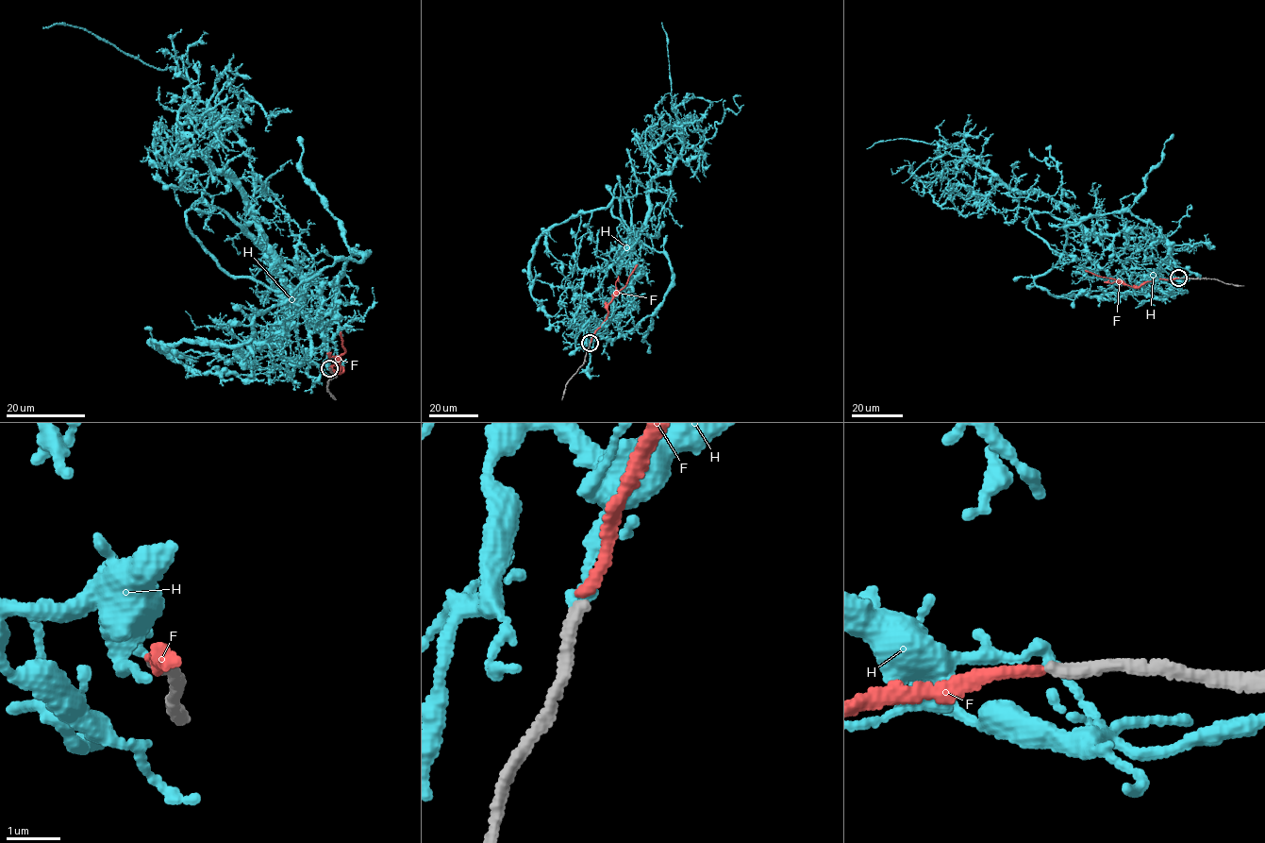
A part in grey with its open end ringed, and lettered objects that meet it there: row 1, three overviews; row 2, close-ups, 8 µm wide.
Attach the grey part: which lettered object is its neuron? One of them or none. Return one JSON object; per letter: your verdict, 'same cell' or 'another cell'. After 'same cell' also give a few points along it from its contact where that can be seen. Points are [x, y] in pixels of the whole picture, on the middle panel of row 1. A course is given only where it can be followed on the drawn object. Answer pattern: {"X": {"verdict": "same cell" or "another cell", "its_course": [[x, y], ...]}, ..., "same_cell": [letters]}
{"F": {"verdict": "same cell", "its_course": [[590, 343], [594, 331], [605, 320], [613, 295], [625, 286], [638, 264]]}, "H": {"verdict": "another cell"}, "same_cell": ["F"]}

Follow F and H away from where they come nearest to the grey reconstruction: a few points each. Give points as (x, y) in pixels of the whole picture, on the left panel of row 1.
F: (329, 367), (341, 365), (343, 371), (339, 371), (338, 363), (345, 351), (341, 331)
H: (329, 368), (307, 360), (296, 304), (314, 275), (283, 264), (207, 164), (217, 133), (185, 72), (42, 28)

